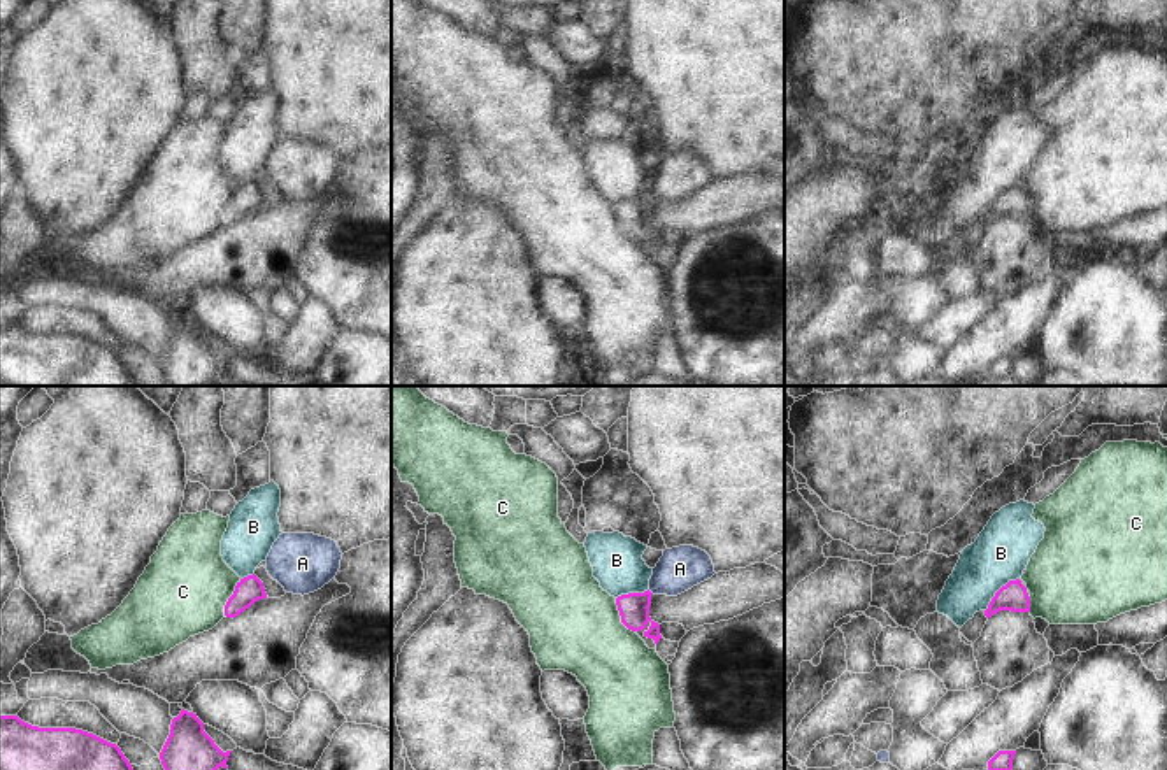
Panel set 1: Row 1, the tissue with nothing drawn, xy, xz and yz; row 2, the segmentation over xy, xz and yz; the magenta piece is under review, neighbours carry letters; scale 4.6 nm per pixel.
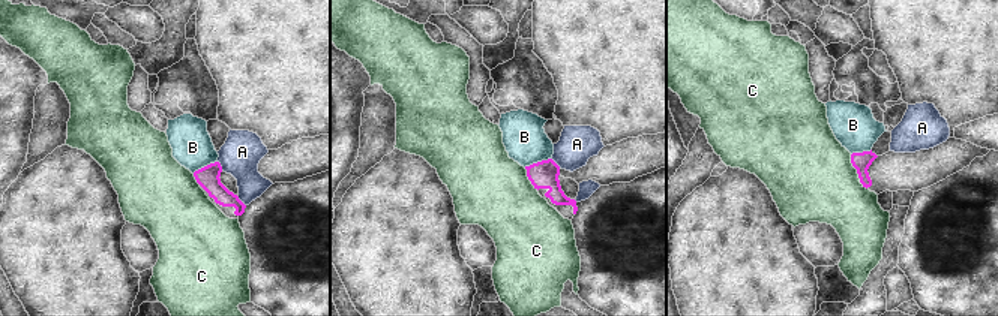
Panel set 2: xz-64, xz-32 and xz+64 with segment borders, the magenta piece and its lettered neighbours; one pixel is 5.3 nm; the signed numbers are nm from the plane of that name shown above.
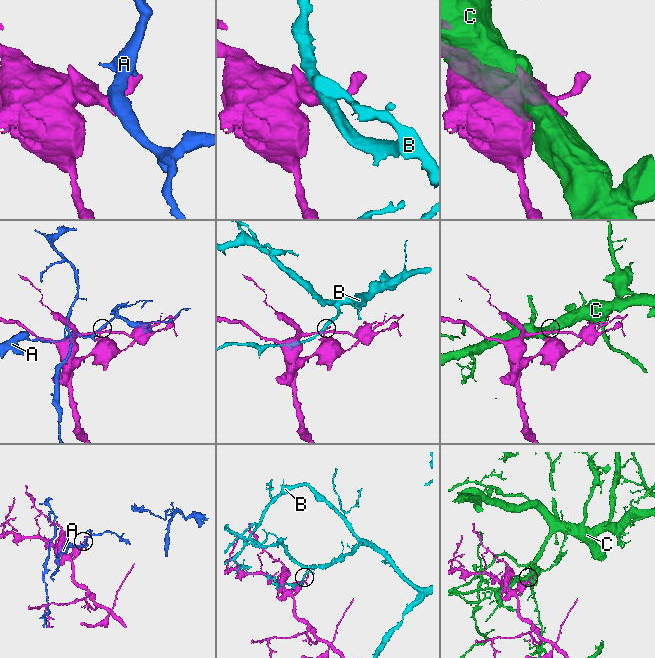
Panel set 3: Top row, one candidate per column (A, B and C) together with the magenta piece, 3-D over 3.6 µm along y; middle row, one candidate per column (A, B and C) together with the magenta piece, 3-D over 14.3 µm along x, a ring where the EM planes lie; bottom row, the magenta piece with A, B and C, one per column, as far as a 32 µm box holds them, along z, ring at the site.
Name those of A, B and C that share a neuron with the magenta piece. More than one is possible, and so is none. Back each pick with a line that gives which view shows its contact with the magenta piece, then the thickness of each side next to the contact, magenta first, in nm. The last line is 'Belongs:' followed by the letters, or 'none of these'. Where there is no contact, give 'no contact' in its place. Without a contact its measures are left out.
Belongs: none of these

